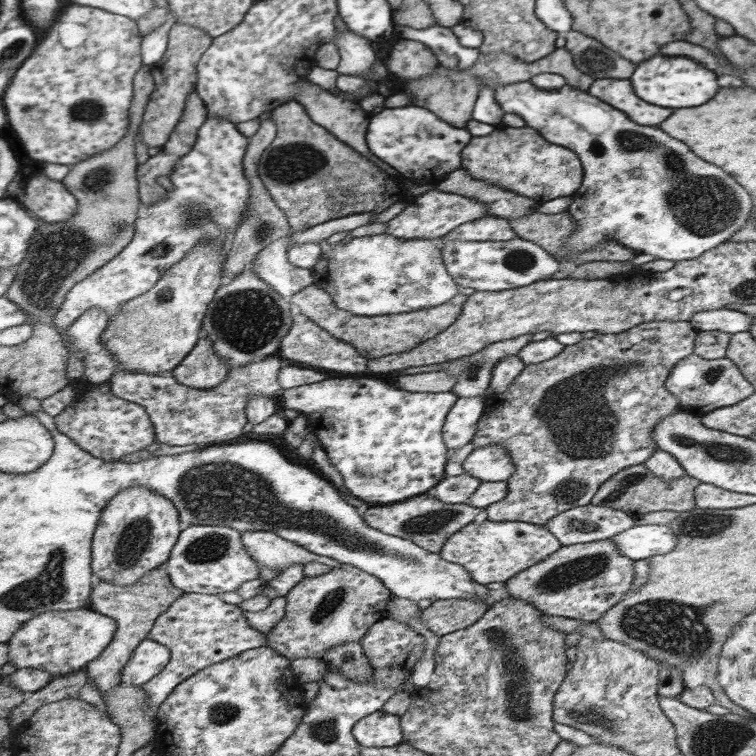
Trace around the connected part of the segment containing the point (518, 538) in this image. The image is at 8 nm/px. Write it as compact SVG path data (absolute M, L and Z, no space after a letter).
M482 518L449 536L438 555L450 563L462 565L477 584L486 585L511 579L517 572L532 567L559 547L560 541L541 525L529 524L527 521L491 521Z

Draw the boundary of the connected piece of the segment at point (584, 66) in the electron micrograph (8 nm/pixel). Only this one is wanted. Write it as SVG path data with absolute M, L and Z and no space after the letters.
M571 30L563 36L565 38L564 49L570 52L577 70L593 76L593 79L629 78L631 76L633 64L609 50L598 40Z

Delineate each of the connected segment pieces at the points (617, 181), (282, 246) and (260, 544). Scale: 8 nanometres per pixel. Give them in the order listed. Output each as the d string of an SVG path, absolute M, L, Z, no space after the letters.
M523 81L520 83L503 84L493 88L497 104L501 104L501 110L507 113L513 113L520 116L525 121L525 126L536 129L546 141L550 141L556 145L564 145L565 148L572 149L579 157L580 163L583 165L583 182L580 188L577 189L574 195L571 195L571 204L565 210L569 216L572 217L573 222L576 224L574 230L570 232L569 238L565 240L564 247L567 250L565 257L552 257L560 264L561 270L575 268L575 264L569 264L569 257L571 254L579 254L579 252L587 252L589 248L597 248L597 244L601 244L603 240L615 240L617 244L633 250L636 255L647 254L649 256L657 257L658 259L670 260L673 262L696 259L697 256L704 255L706 251L713 248L720 247L722 243L730 240L737 230L748 223L749 216L752 215L752 198L748 196L747 192L735 182L733 176L725 174L721 168L703 162L701 158L697 158L683 142L669 138L663 130L659 128L651 128L651 126L639 126L633 124L629 118L625 118L623 112L615 110L612 105L605 104L597 97L585 94L585 92L567 84L558 89L540 89L536 85L531 84L530 81Z
M289 228L289 234L285 235L285 238L279 238L273 244L267 246L251 262L252 271L256 274L256 277L267 283L275 292L297 292L314 283L311 269L297 268L288 260L287 249L291 232L291 228Z
M248 530L240 532L240 539L247 554L257 564L281 572L288 566L299 563L320 562L329 568L339 562L326 556L319 556L298 547L294 542L277 536L274 532L264 530Z

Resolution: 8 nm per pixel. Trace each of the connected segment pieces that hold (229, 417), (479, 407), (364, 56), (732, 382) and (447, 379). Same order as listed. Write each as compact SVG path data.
M273 353L260 361L248 362L243 366L232 368L228 371L224 382L213 390L198 390L198 388L185 386L172 375L160 376L149 373L133 373L128 372L128 370L118 371L110 378L109 382L115 396L133 401L147 409L153 424L156 425L157 443L171 446L189 446L189 444L206 444L209 446L209 442L229 442L229 440L237 438L241 434L241 430L245 426L245 410L247 410L250 396L270 396L270 398L275 398L275 402L277 402L276 396L279 385L281 385L281 388L286 389L295 388L304 384L321 382L330 377L331 375L327 372L322 372L321 370L315 372L315 370L309 370L309 367L298 366L295 368L295 366L287 366L287 368L281 368L279 355Z
M487 395L456 397L455 405L448 411L443 424L443 441L451 453L475 438L477 421L487 406L486 399Z
M334 30L331 43L337 47L340 60L336 72L339 75L355 75L359 78L367 76L367 70L375 58L370 42L359 36L356 32L347 30Z
M693 353L673 366L665 380L665 388L679 400L685 411L698 416L716 408L737 404L754 393L754 388L745 380L732 360L725 357L705 360Z
M443 371L422 372L411 375L400 375L395 384L397 388L407 392L449 392L455 382L454 376Z

